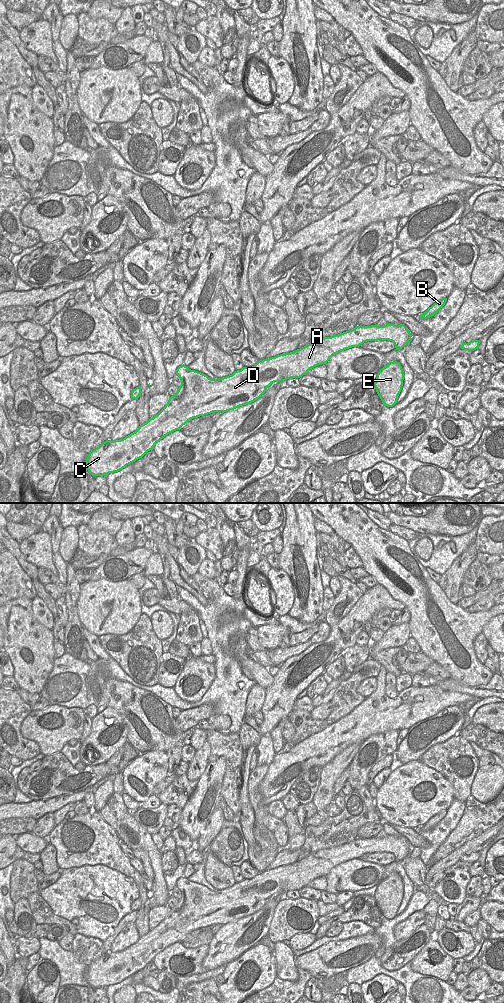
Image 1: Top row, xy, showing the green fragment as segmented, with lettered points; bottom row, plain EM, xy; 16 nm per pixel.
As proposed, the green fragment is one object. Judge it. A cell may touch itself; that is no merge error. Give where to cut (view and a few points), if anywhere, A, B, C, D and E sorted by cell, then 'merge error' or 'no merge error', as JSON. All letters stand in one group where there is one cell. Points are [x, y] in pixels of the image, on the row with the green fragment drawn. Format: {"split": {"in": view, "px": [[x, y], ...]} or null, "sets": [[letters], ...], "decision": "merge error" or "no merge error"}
{"split": null, "sets": [["A", "B", "C", "D", "E"]], "decision": "no merge error"}

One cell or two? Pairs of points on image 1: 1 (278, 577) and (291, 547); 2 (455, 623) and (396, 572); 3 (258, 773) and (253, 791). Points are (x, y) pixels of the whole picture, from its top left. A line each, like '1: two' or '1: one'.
1: two
2: one
3: one

